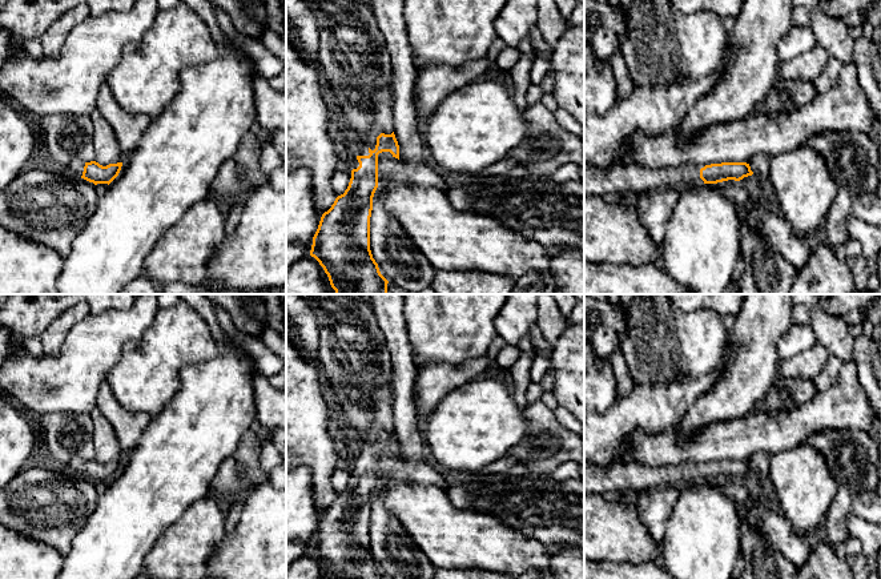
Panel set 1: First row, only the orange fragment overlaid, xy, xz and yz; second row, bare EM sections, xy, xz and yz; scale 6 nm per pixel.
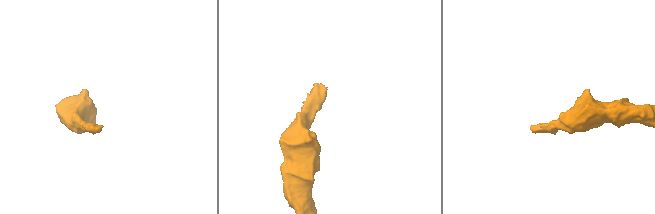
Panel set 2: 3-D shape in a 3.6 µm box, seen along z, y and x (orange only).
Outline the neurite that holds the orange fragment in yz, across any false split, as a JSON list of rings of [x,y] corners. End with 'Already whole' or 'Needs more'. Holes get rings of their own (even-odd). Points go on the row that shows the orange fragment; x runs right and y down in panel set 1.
[[[688,162],[661,168],[621,164],[604,170],[584,165],[584,194],[600,197],[607,193],[641,196],[651,190],[663,192],[680,185],[695,186],[728,180],[740,181],[752,174],[753,172],[747,162],[711,165]]]. Needs more

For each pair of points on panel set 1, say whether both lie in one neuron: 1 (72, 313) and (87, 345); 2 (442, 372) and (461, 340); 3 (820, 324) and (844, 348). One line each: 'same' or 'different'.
1: different
2: different
3: same

